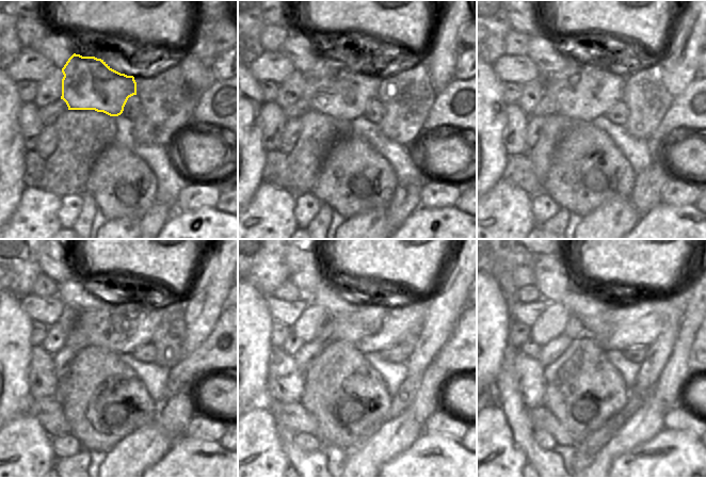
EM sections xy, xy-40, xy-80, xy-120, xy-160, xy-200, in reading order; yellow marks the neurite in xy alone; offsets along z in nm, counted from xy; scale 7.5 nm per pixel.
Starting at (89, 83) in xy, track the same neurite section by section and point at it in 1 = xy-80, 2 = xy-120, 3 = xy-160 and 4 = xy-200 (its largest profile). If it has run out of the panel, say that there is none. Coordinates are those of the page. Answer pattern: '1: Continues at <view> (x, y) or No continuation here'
1: Continues at xy-80 (583, 90)
2: Continues at xy-120 (118, 325)
3: Continues at xy-160 (373, 325)
4: Continues at xy-200 (640, 322).

